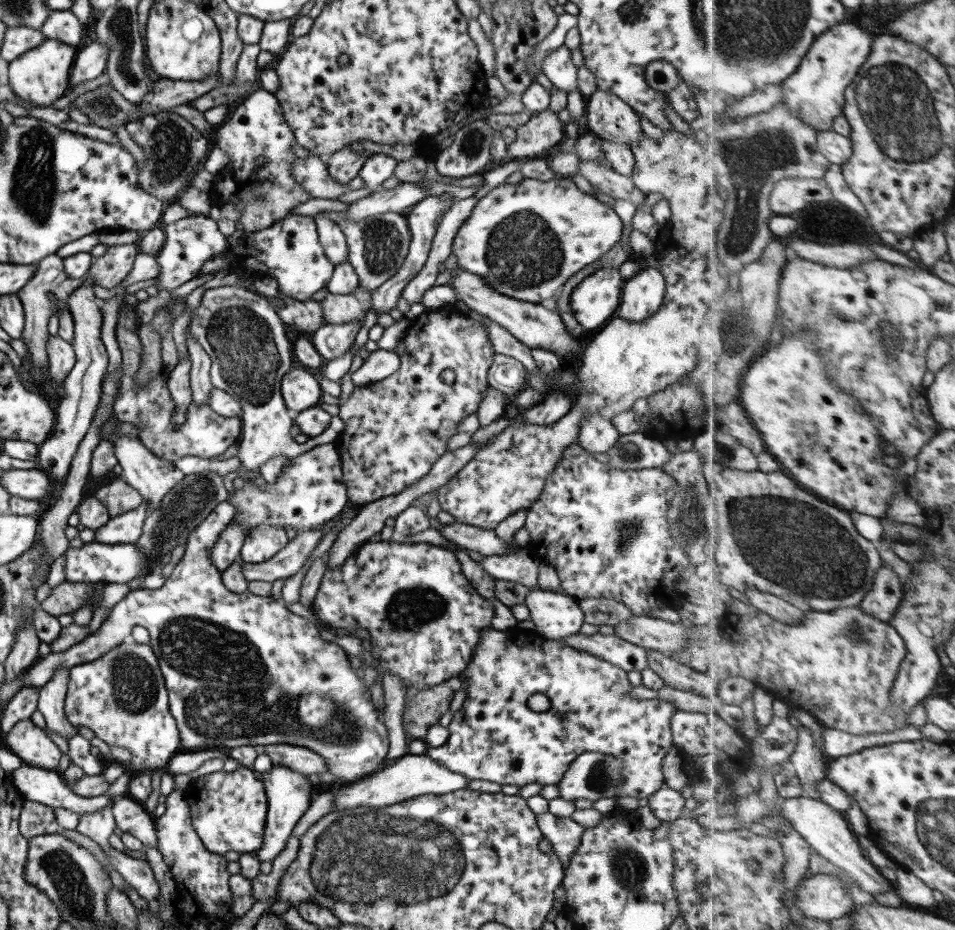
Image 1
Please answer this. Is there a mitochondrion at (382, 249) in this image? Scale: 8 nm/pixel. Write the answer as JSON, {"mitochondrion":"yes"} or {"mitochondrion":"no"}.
{"mitochondrion":"yes"}

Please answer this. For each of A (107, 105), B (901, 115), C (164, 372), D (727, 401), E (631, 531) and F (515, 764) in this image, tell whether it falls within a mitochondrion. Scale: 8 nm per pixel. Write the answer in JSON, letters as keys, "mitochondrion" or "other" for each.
{"A":"mitochondrion","B":"mitochondrion","C":"other","D":"other","E":"mitochondrion","F":"other"}

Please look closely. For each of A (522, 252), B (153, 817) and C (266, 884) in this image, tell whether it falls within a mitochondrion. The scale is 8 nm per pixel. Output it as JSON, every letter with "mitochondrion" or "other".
{"A":"mitochondrion","B":"other","C":"other"}

